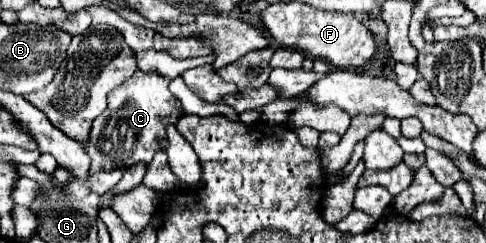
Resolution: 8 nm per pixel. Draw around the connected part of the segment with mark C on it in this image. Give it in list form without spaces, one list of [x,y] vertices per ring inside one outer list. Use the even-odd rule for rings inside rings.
[[[137,69],[125,83],[115,87],[109,95],[109,105],[107,113],[97,119],[97,129],[91,129],[91,139],[85,151],[91,155],[91,173],[97,171],[111,171],[115,167],[131,167],[135,163],[145,163],[149,165],[153,155],[161,149],[159,139],[165,137],[167,125],[175,125],[179,117],[185,115],[179,99],[175,99],[169,91],[169,77],[163,77],[155,71],[141,71]],[[113,131],[119,131],[119,143],[117,147],[111,149],[111,153],[105,153],[105,141],[113,141]]]

